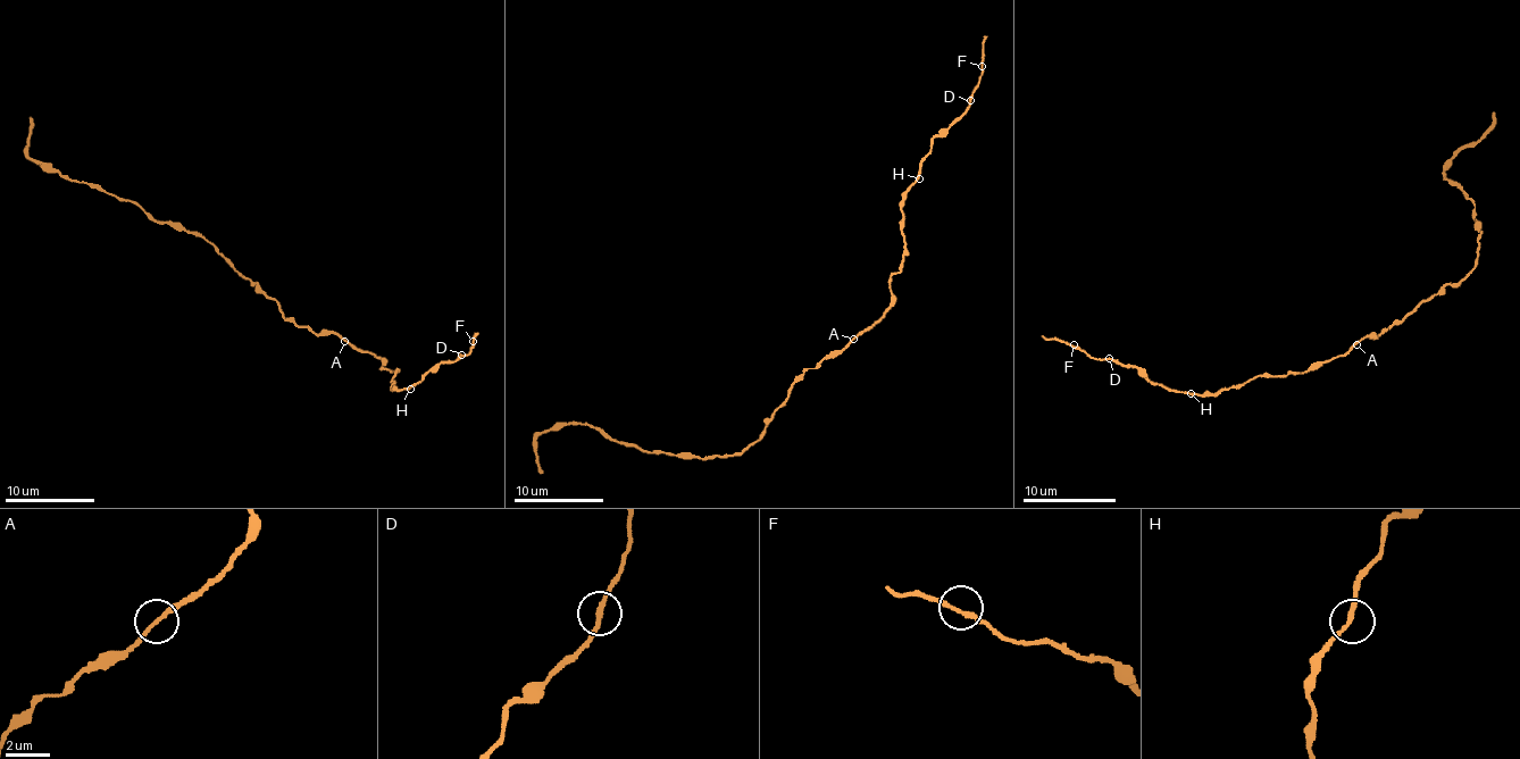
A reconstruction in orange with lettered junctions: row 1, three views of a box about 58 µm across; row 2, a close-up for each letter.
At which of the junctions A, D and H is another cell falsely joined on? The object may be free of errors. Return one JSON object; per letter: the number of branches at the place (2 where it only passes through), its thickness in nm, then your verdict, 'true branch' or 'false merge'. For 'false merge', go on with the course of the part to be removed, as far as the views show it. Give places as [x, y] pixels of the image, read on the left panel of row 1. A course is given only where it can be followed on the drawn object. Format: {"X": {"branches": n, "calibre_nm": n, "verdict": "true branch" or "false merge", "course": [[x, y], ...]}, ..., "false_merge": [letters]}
{"A": {"branches": 2, "calibre_nm": 160, "verdict": "true branch"}, "D": {"branches": 2, "calibre_nm": 160, "verdict": "true branch"}, "H": {"branches": 2, "calibre_nm": 190, "verdict": "true branch"}, "false_merge": []}

